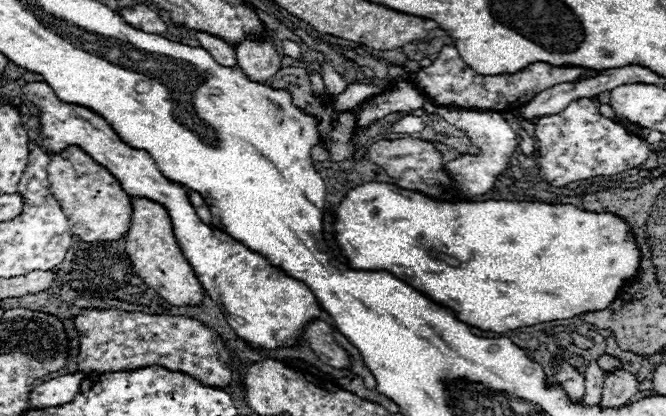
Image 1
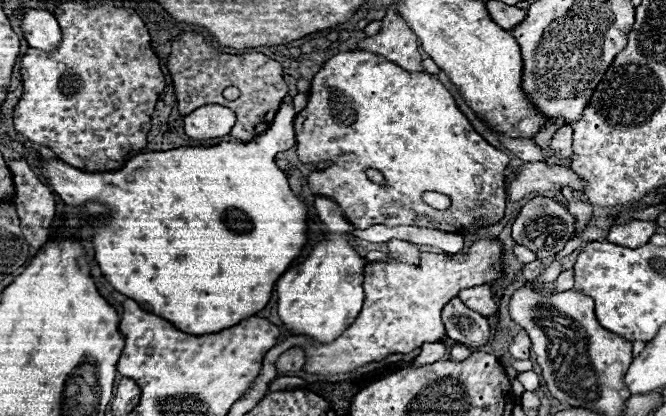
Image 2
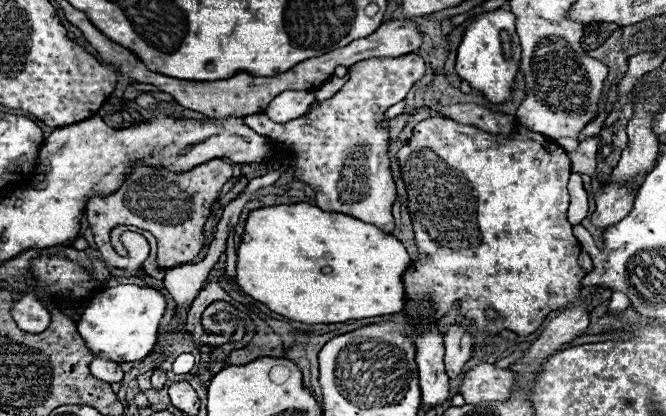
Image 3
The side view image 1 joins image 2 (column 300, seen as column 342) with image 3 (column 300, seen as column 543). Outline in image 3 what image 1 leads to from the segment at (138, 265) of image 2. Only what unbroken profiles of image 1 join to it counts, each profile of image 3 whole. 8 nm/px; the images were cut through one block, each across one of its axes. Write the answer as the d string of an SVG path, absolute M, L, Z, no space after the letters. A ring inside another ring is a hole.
M300 202L250 212L236 252L236 282L242 292L294 322L336 324L404 310L402 276L410 264L402 242L380 228ZM324 268L332 272L324 274Z

